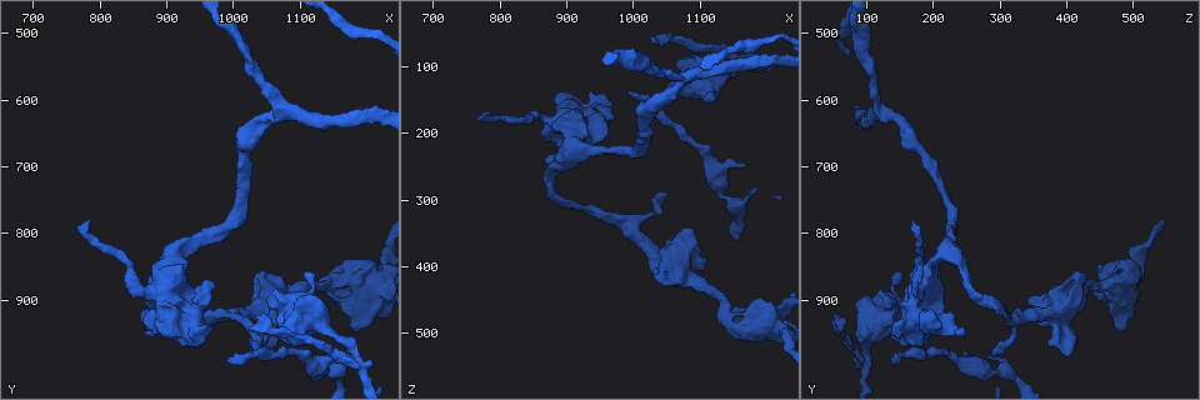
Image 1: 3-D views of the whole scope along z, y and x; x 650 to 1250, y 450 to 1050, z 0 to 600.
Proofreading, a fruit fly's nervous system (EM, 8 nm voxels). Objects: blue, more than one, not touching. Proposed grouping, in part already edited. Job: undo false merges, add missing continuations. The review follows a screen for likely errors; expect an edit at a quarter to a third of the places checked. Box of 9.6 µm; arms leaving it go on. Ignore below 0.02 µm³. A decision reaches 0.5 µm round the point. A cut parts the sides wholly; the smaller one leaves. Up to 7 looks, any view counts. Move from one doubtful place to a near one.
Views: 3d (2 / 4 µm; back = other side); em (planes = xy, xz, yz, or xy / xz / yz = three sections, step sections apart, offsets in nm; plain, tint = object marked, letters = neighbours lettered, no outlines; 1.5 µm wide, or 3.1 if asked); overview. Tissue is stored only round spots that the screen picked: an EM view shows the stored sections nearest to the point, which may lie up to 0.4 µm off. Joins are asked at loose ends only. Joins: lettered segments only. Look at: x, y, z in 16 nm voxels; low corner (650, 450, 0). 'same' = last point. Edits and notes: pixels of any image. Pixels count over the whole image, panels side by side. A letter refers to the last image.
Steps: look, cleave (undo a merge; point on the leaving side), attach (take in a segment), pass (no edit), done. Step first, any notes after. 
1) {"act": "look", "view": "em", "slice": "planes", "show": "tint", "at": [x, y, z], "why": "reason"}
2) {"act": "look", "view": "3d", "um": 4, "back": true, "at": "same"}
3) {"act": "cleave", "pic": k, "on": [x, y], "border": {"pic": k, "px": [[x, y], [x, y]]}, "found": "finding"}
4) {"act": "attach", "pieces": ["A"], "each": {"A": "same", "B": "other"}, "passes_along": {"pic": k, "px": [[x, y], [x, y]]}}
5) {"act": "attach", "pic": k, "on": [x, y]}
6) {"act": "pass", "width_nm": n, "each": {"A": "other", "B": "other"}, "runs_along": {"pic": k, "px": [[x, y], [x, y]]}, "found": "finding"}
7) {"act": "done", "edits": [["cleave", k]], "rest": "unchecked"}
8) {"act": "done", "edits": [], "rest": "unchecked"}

{"act": "look", "view": "3d", "um": 4, "at": [995, 985, 135]}

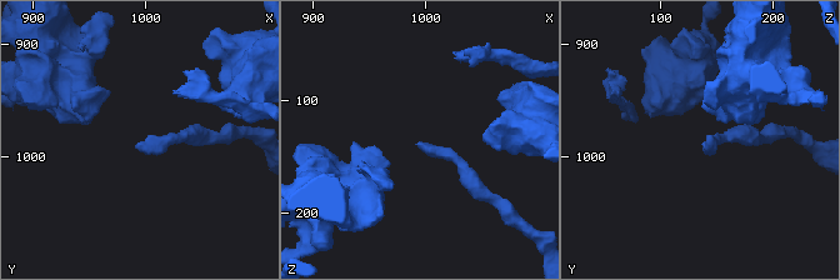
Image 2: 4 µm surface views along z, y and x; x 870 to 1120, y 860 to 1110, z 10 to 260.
{"act": "look", "view": "em", "slice": "yz", "step": 8, "show": "letters", "at": [992, 990, 136]}

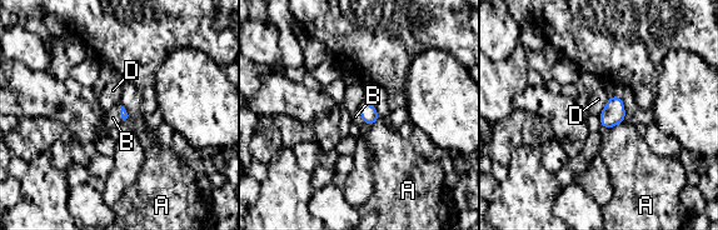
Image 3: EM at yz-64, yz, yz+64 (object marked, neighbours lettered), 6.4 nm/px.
{"act": "look", "view": "em", "slice": "planes", "show": "letters", "at": "same"}

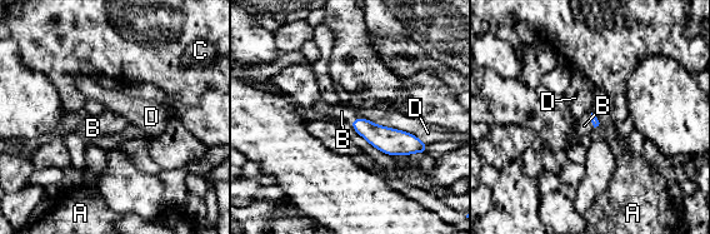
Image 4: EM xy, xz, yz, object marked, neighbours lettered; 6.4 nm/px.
{"act": "attach", "pieces": ["B"], "longest_contact_nm": ["D", 460], "each": {"A": "other", "B": "same", "C": "other", "D": "other"}, "passes_along": {"pic": 4, "px": [[385, 139], [356, 118], [341, 111]]}, "found": "it goes on there"}

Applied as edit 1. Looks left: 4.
{"act": "look", "view": "3d", "um": 4, "at": [1055, 985, 285], "why": "branch stops here"}

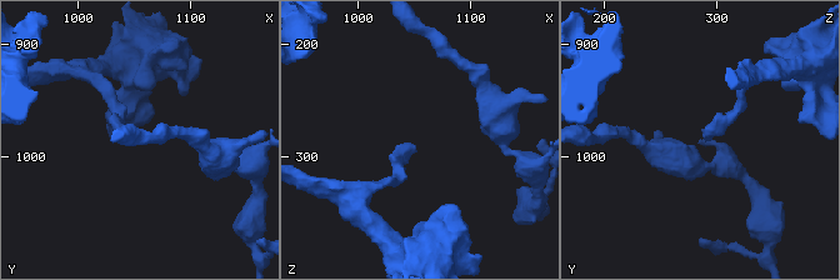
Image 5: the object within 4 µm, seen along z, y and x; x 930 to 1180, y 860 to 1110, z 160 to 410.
{"act": "look", "view": "em", "slice": "yz", "step": 4, "show": "tint", "at": [1050, 986, 290]}

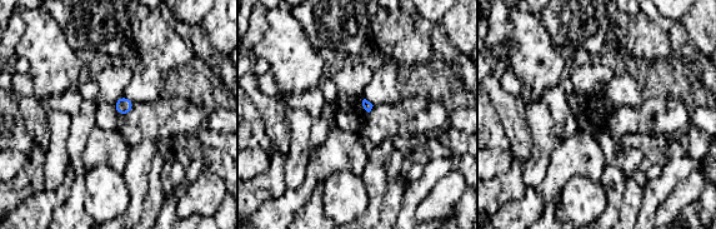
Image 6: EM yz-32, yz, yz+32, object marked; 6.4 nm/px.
{"act": "look", "view": "em", "slice": "planes", "show": "letters", "at": "same", "why": "cut it another way"}

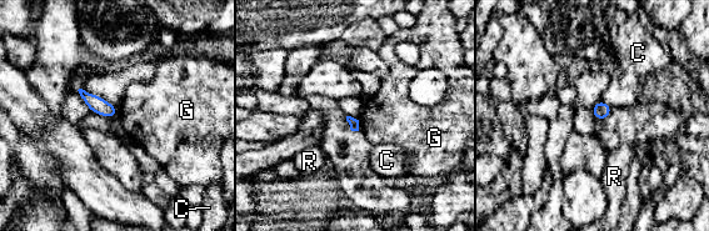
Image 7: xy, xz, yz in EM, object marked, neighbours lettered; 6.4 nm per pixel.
{"act": "pass", "each": {"C": "other", "G": "other", "R": "other"}, "border": {"pic": 7, "px": [[358, 120], [359, 130]]}, "found": "none of them fits"}

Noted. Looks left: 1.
{"act": "done", "edits": [["attach", 4]], "rest": "unchecked"}

